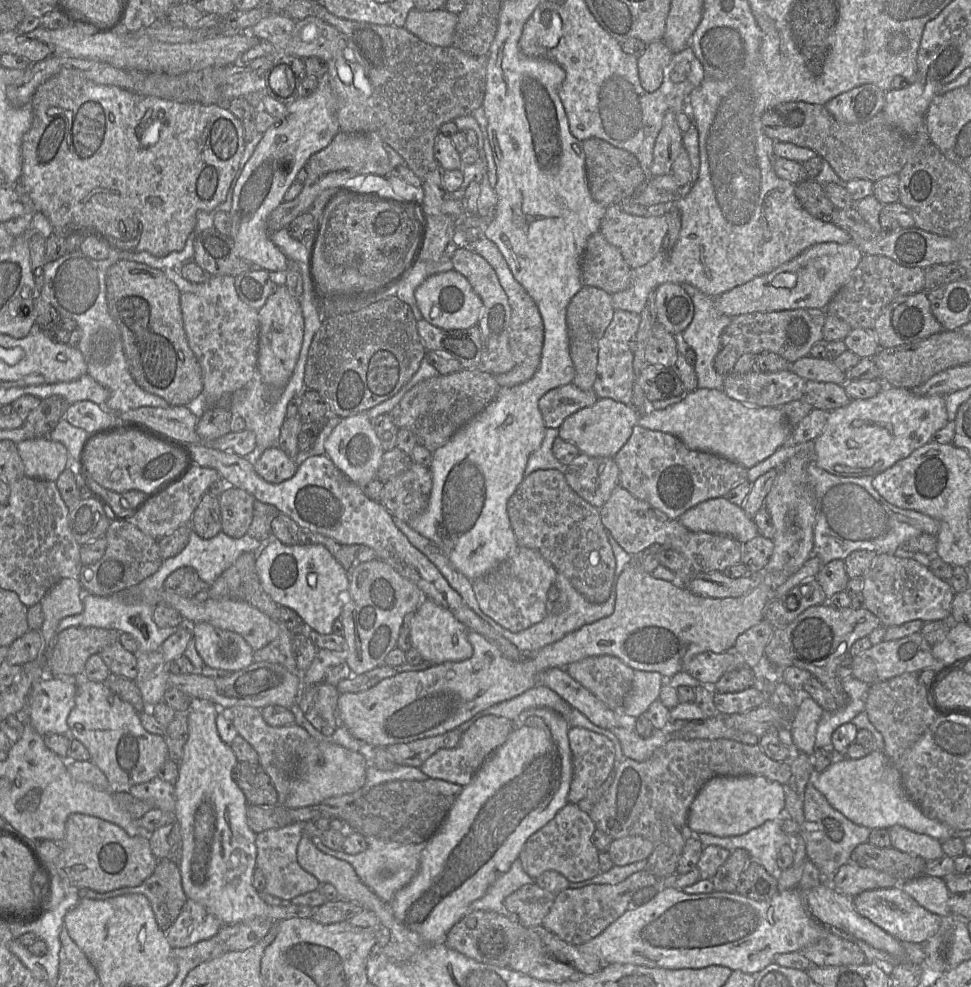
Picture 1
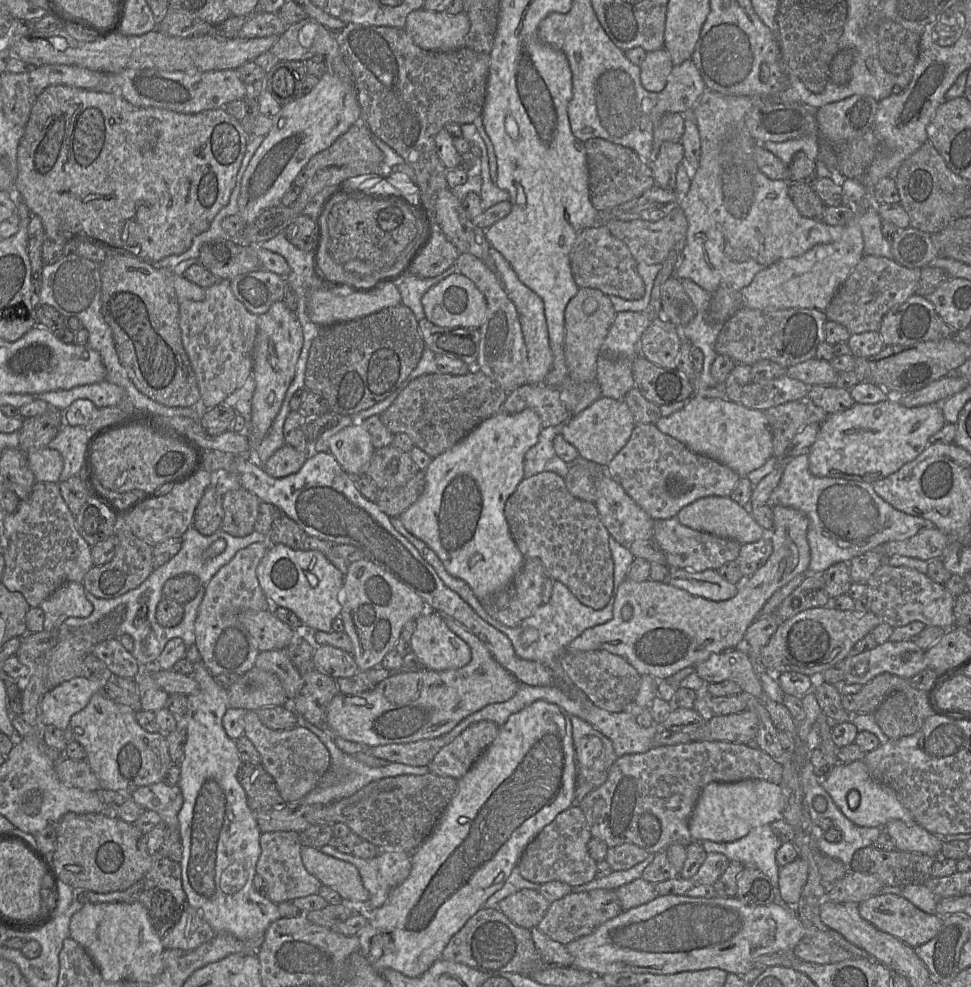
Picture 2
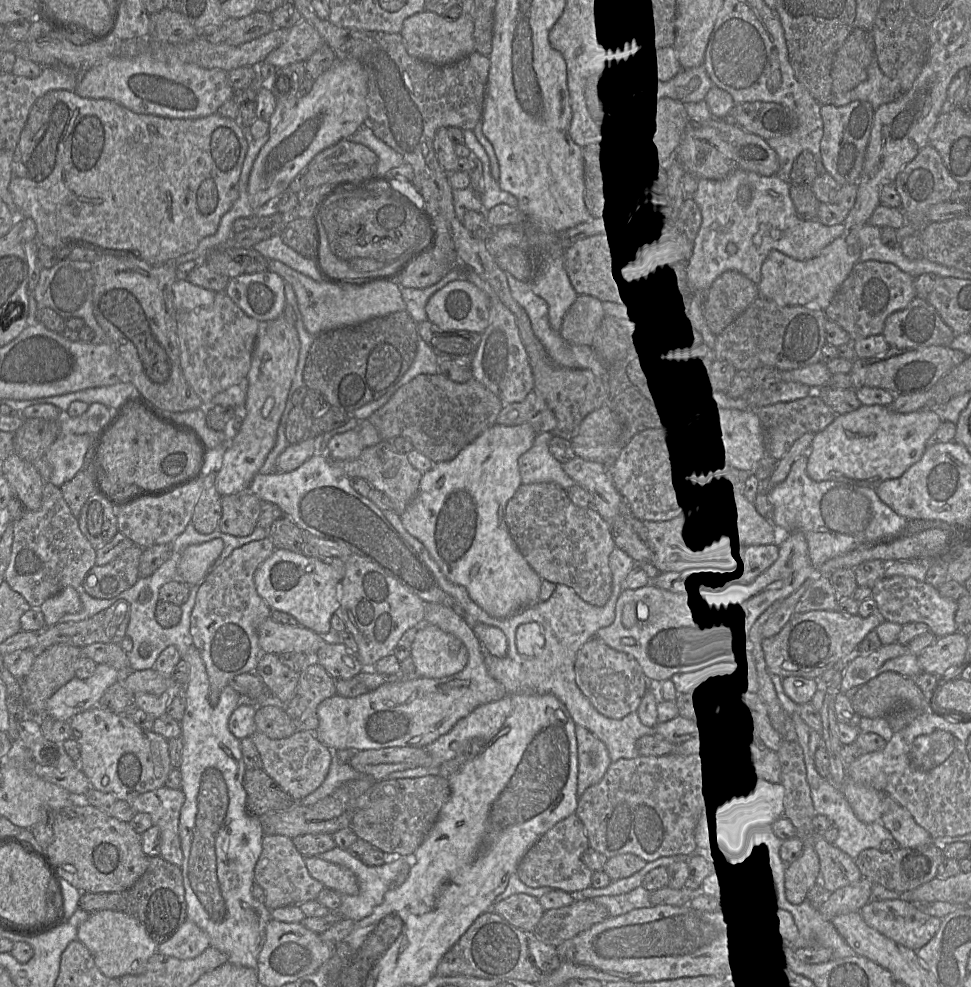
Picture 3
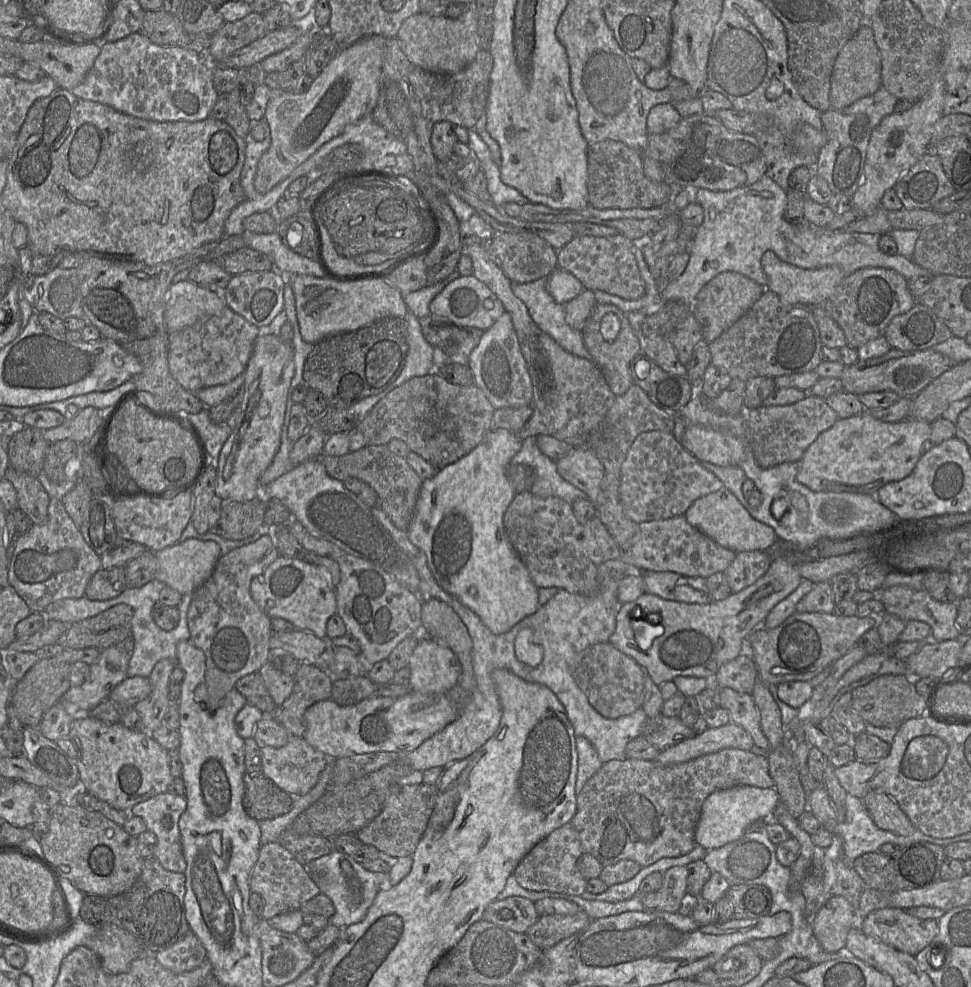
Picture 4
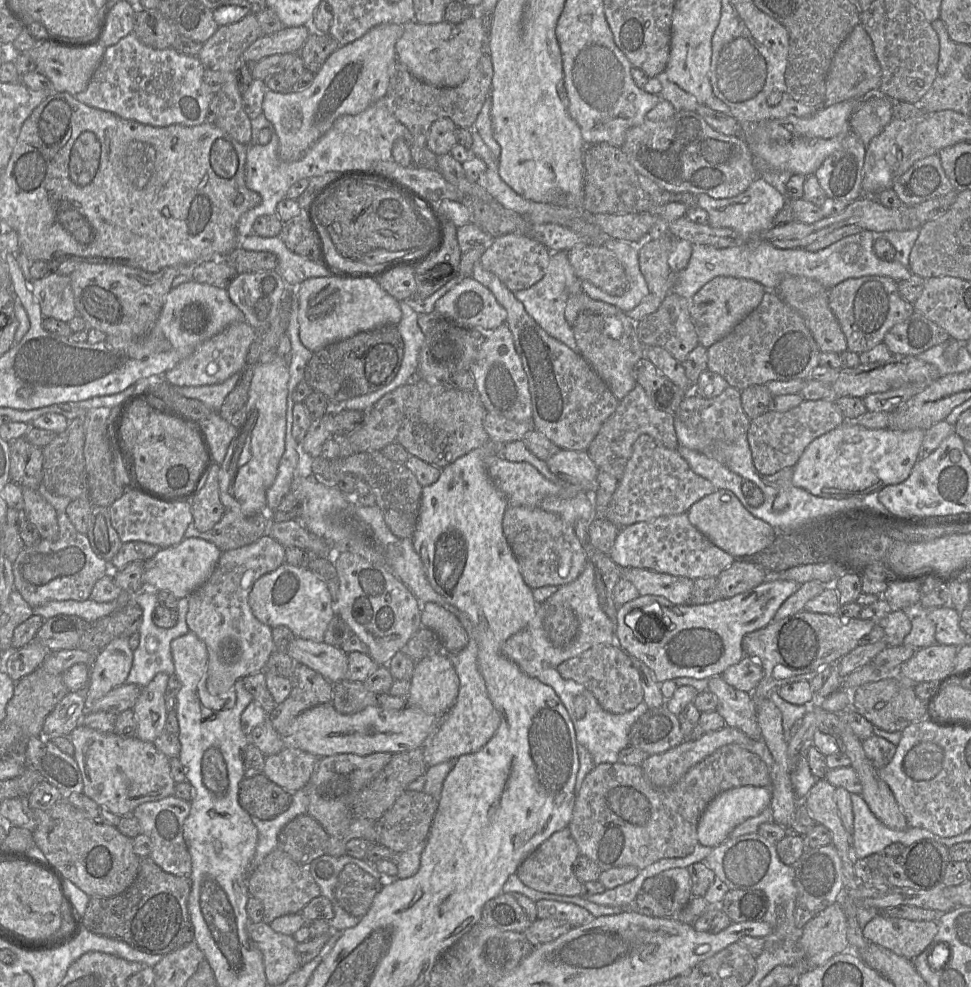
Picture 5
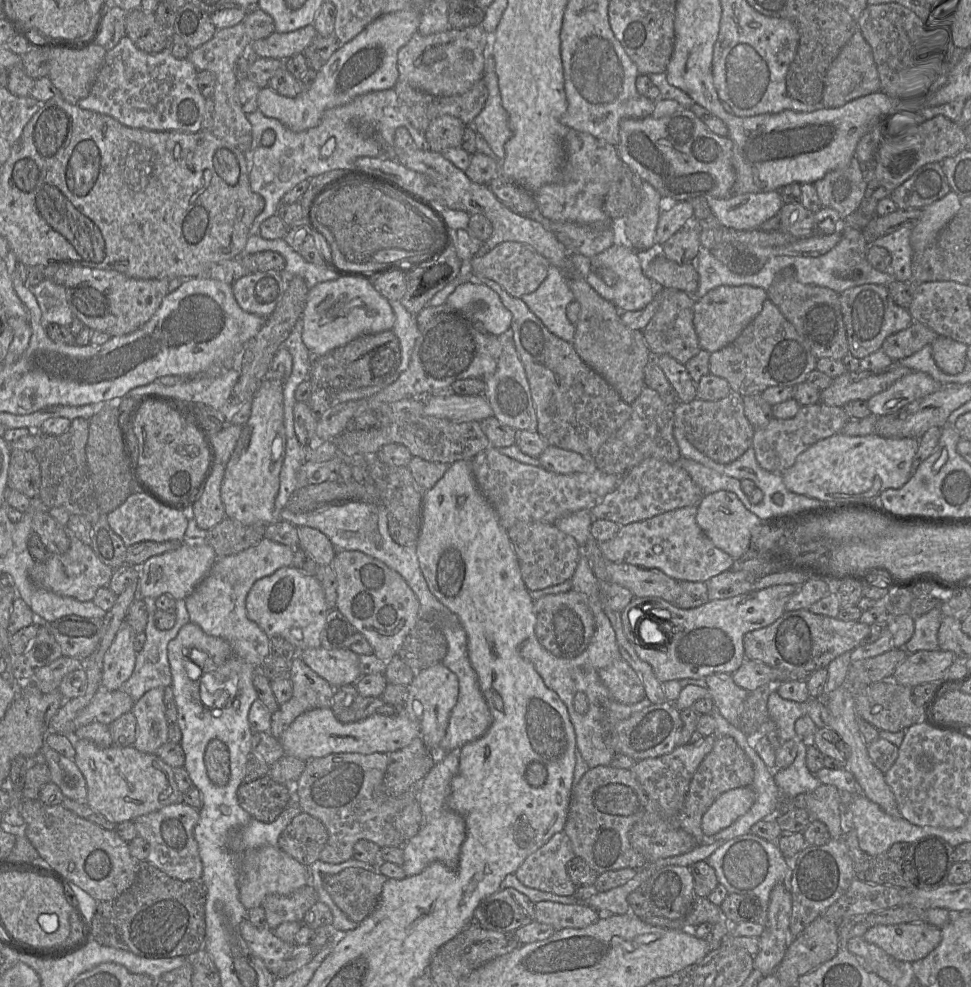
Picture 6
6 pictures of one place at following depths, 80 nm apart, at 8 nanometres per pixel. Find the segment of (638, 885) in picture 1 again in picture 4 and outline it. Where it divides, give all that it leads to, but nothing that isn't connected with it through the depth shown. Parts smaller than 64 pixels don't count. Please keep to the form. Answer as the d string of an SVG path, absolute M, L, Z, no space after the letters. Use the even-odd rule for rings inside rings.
M582 909L574 915L542 915L525 933L534 945L544 950L585 928L591 921Z

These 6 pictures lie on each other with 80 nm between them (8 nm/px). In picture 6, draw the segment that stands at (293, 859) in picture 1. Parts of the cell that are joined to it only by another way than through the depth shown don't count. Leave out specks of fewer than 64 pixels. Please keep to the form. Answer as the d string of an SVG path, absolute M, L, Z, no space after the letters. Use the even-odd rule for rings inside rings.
M311 883L288 895L266 896L261 906L264 909L268 928L275 930L284 922L302 922L306 911L319 901L318 893Z

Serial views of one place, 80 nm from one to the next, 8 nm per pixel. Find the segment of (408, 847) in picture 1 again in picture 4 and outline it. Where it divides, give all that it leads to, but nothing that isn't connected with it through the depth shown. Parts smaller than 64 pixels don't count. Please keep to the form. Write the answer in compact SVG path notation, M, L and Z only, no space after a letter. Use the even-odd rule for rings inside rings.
M336 848L332 852L311 861L305 867L312 880L320 888L320 892L327 895L335 905L335 913L330 918L331 924L342 929L363 920L378 892L388 884L389 873L368 870L353 856ZM342 860L350 862L354 876L345 874L341 867Z

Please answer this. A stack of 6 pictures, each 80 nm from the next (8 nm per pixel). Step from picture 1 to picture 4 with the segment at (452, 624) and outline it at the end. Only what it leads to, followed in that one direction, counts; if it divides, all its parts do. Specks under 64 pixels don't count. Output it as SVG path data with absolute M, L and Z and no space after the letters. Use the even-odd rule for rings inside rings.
M432 637L420 640L410 662L411 692L444 694L458 683L461 664L456 654L446 645Z

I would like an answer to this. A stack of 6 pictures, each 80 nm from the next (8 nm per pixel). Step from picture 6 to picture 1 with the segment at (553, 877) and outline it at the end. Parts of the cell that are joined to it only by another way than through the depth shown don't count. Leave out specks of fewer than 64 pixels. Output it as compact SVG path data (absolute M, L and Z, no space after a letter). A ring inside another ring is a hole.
M567 803L546 825L523 845L518 860L523 871L533 880L545 871L555 871L569 882L582 882L599 874L598 850L591 842L596 830L589 814L575 804Z

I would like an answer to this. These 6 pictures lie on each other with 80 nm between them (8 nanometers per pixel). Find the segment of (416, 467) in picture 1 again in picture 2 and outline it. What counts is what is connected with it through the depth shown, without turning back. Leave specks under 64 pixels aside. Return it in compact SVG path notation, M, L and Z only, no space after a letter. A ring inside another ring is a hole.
M420 470L404 486L380 490L376 504L389 517L399 517L421 496L425 483L424 471Z

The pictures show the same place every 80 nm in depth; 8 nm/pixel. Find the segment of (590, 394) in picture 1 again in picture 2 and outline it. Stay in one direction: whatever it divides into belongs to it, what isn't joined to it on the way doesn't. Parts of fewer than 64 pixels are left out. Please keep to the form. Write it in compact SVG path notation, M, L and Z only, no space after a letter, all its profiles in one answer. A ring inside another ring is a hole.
M544 383L525 384L508 393L501 412L516 414L527 408L538 414L542 428L561 427L570 418L558 389Z

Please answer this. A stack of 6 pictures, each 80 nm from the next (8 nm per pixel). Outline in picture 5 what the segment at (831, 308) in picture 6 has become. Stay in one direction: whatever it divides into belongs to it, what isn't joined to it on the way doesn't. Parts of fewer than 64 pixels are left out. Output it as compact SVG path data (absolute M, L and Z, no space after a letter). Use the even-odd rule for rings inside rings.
M828 290L803 300L783 300L805 320L821 352L848 350L845 335L829 307Z

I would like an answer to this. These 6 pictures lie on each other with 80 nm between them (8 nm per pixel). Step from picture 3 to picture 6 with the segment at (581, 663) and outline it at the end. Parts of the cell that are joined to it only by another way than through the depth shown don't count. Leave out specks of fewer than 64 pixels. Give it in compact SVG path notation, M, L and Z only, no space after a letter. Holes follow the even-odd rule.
M623 658L601 668L599 677L611 696L621 704L632 705L646 697L639 675Z

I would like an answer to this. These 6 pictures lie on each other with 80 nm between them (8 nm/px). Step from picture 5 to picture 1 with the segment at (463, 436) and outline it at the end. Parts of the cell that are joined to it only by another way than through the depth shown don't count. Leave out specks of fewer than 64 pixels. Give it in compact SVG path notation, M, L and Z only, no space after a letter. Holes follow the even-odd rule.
M482 368L462 369L448 375L437 375L417 383L388 413L399 428L410 430L418 444L434 452L444 446L452 436L496 397L500 385L494 375Z

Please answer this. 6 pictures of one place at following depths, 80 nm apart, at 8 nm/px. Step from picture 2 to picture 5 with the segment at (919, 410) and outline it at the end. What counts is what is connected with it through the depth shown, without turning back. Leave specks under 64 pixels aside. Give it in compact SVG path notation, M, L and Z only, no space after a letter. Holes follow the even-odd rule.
M854 421L814 439L793 466L792 484L815 496L863 498L887 485L905 481L916 462L926 430L868 429Z

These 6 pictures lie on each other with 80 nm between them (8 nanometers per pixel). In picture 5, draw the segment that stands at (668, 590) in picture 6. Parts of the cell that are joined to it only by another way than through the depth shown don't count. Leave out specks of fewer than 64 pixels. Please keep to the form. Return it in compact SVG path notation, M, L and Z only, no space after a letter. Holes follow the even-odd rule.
M622 568L621 577L631 582L643 595L663 596L674 604L690 605L690 598L694 588L694 580L682 576L674 576L643 568Z

